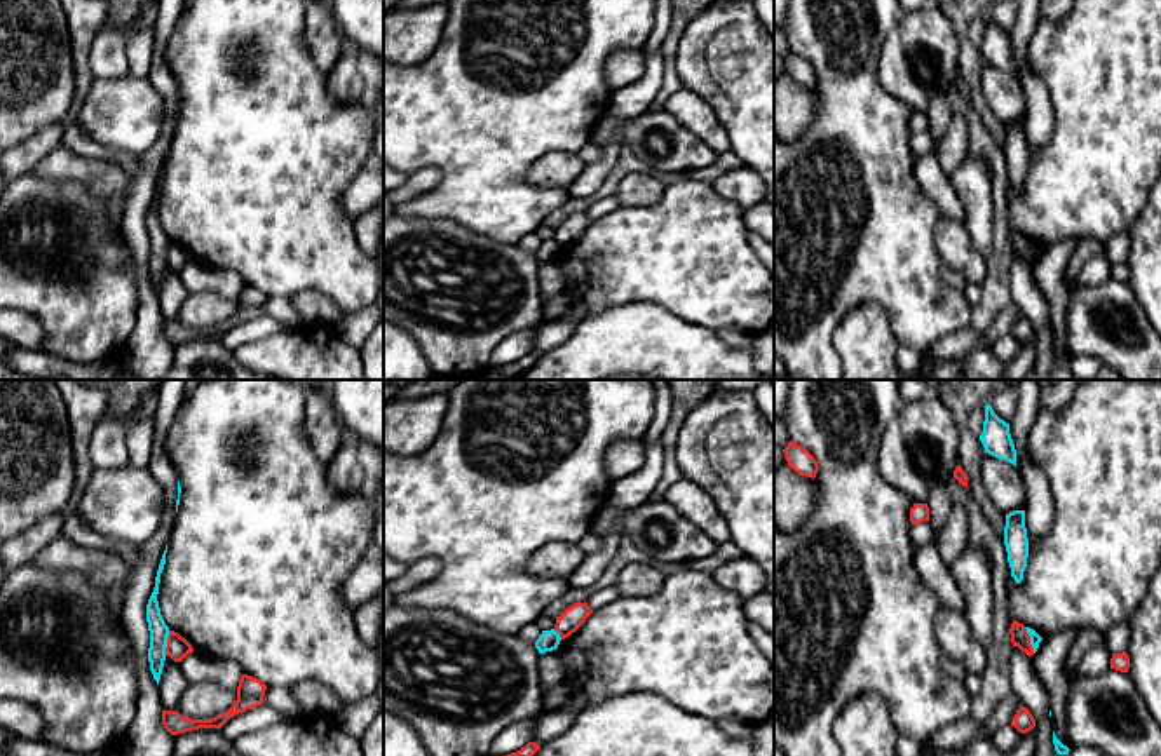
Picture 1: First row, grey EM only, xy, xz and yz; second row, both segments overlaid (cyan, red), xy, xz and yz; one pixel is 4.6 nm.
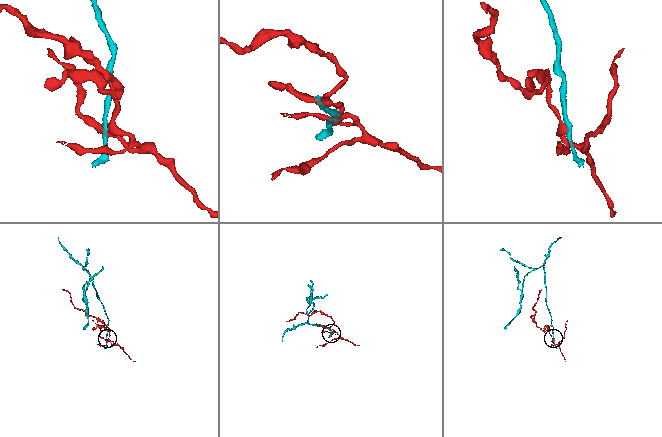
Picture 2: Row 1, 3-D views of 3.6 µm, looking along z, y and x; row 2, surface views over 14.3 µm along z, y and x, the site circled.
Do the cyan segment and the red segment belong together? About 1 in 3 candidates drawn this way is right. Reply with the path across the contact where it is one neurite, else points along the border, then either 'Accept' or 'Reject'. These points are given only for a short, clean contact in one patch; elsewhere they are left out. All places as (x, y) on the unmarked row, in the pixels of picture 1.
Boundary: yz (1024, 237), (1034, 262). Reject

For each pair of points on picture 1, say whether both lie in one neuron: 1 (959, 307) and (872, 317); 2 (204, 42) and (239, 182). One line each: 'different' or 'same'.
1: different
2: same

